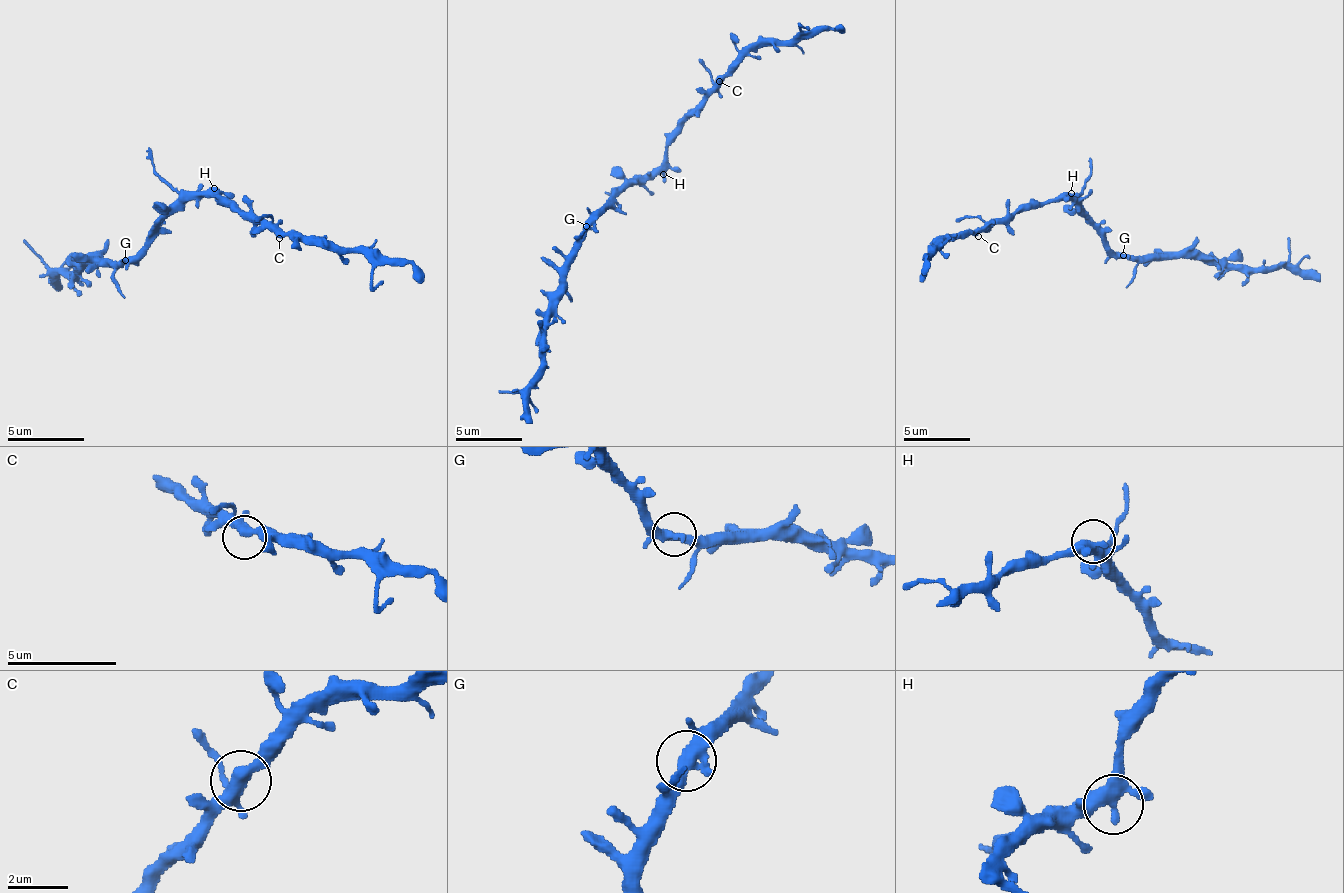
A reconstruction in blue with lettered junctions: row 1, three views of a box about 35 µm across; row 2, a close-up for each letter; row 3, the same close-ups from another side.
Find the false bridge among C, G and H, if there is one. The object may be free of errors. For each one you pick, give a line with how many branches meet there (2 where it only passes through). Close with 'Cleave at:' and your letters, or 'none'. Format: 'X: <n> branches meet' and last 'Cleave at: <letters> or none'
Cleave at: none

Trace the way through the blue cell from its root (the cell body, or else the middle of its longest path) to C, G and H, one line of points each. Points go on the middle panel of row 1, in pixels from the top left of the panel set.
C: (637, 184), (663, 161), (663, 147), (673, 127), (719, 81)
G: (637, 184), (630, 184), (587, 227)
H: (637, 184), (643, 177), (663, 174)

